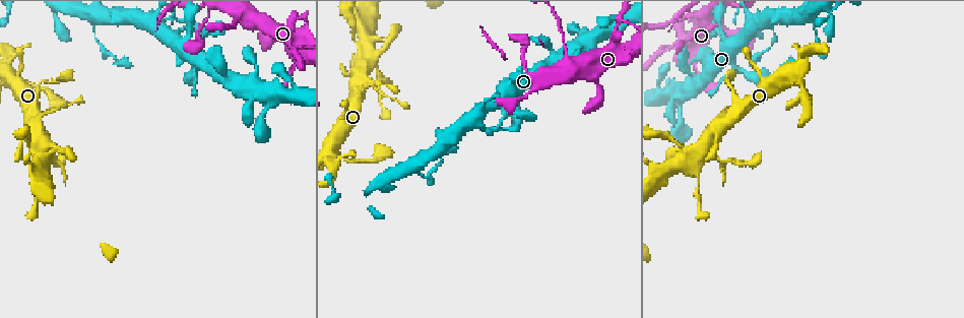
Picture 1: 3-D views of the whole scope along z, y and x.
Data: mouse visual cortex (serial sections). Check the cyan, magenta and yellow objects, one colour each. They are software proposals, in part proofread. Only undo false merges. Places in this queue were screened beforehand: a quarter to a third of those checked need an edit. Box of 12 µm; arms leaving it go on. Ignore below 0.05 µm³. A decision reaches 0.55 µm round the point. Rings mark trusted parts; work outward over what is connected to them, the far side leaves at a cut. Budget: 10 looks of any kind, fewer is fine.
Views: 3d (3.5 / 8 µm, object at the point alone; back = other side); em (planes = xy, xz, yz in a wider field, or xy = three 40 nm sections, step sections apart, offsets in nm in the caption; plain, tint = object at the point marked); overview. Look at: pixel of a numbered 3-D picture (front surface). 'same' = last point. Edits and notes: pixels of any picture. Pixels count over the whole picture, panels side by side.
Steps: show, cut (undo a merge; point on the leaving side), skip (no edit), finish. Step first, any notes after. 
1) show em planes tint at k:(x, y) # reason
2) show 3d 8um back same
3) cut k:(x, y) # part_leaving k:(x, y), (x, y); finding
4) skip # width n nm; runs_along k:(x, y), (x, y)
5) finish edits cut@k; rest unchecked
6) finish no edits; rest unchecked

show 3d 3.5um at 1:(692, 17) # abrupt turn

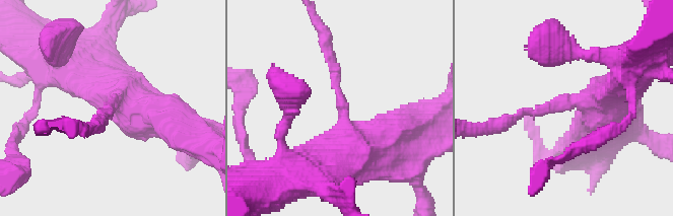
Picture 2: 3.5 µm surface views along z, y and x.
show em xy step 2 tint at 2:(114, 100) # arm_widths 150, 700 nm

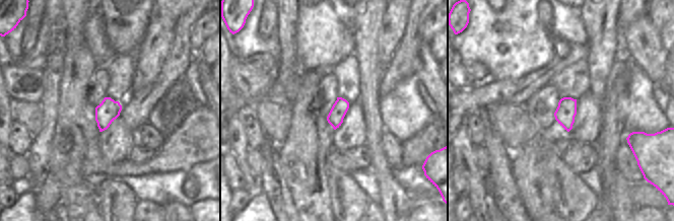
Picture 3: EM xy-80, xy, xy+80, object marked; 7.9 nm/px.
skip # all the same cell

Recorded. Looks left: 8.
show 3d 3.5um at 1:(693, 56) # abrupt turn

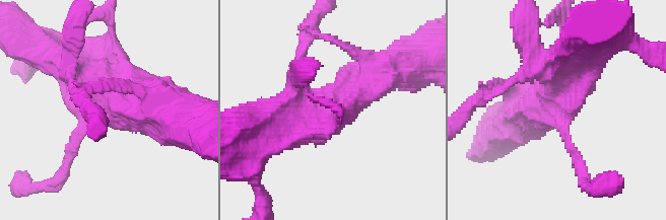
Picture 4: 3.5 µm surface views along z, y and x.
show em xy step 3 tint at 4:(566, 108)

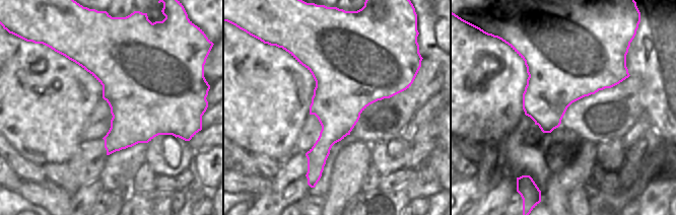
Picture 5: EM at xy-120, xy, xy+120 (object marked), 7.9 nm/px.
skip # arm_widths 100, 400, 500, 500 nm; runs_along 4:(53, 55), (92, 82), (65, 166); all the same cell

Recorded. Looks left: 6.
show 3d 3.5um at 1:(422, 177)

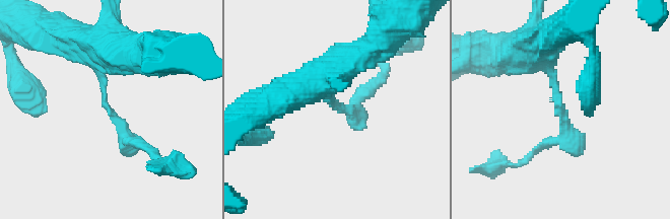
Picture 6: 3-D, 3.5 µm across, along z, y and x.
show em xy step 1 tint at 6:(562, 110) # arm_widths 200, 250 nm

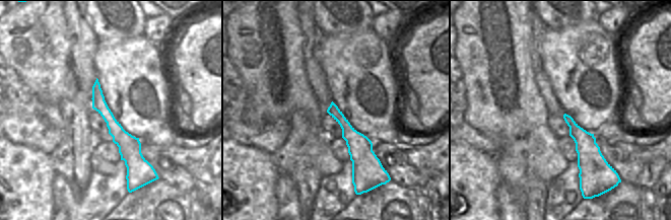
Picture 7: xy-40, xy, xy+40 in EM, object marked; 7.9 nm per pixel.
cut 6:(154, 151) # part_leaving 6:(127, 140), (183, 164); a second cell is stuck on

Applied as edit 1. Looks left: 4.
show 3d 3.5um back at 1:(375, 59) # small branch off a trunk

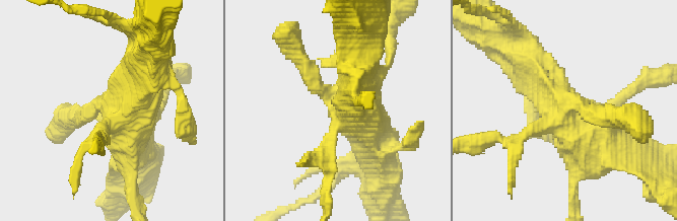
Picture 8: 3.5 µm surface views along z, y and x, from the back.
skip # runs_along 8:(547, 82), (577, 129), (644, 160); all the same cell

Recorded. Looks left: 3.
finish edits cut@6; rest unchecked

